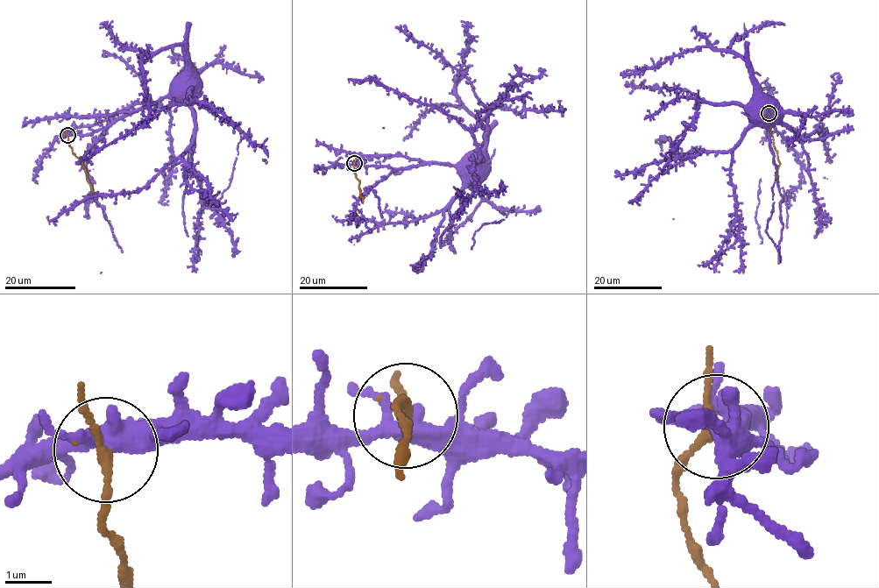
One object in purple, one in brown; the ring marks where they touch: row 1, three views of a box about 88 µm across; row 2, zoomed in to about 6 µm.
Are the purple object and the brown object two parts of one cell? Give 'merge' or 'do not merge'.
merge

